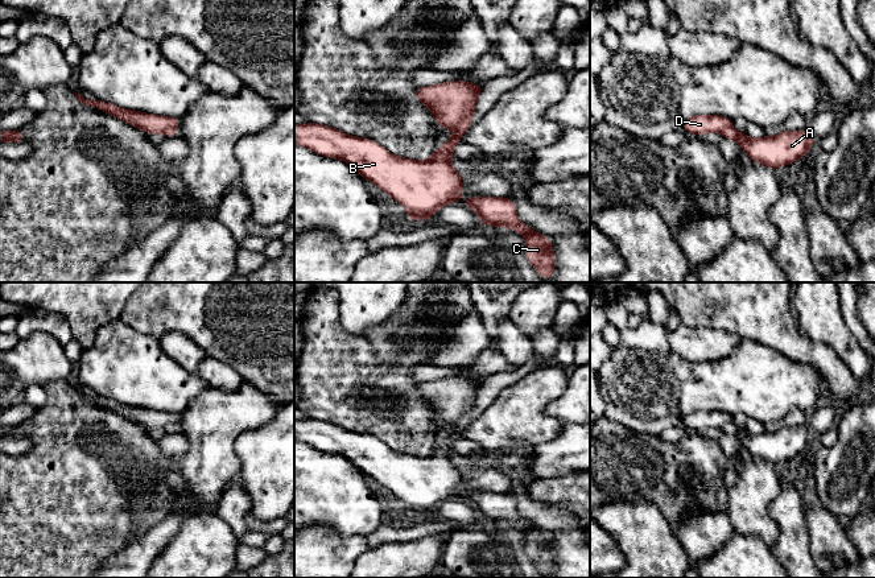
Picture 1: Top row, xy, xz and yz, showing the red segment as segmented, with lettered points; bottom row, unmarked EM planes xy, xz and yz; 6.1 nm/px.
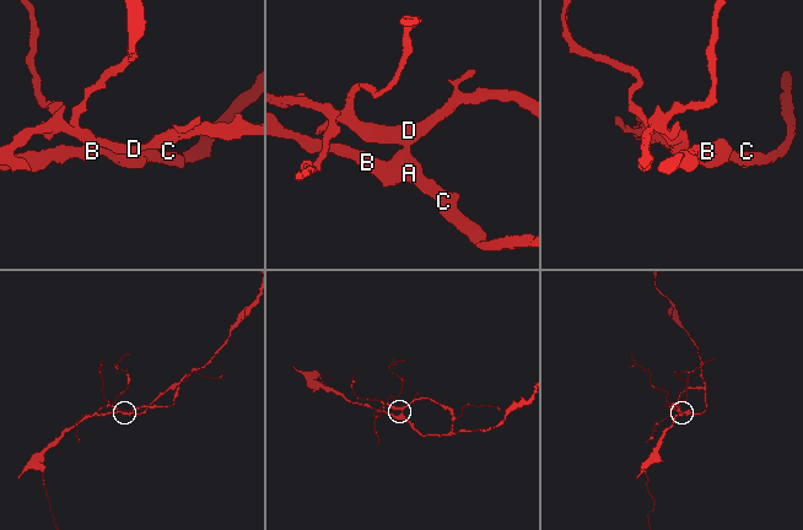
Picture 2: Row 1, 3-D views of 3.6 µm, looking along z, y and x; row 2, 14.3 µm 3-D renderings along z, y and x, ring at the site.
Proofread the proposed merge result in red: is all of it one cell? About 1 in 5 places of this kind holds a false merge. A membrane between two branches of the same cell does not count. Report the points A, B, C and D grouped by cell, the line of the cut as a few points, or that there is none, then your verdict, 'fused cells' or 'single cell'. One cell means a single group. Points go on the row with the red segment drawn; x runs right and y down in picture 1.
groups A B C D; cut none; single cell

